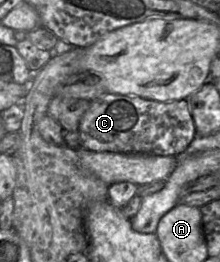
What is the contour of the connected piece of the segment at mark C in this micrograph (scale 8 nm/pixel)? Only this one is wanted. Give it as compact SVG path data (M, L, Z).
M104 93L90 101L79 122L80 146L94 152L182 154L196 136L186 99L159 102L137 95Z

